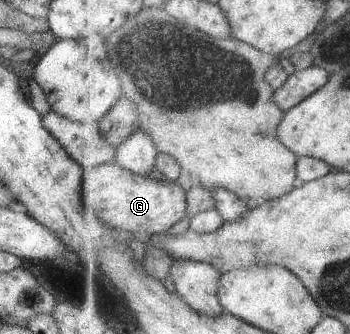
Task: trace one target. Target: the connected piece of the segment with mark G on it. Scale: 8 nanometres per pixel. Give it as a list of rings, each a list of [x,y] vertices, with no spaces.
[[[118,162],[88,167],[83,172],[81,199],[88,214],[97,213],[114,228],[138,237],[154,238],[165,235],[172,226],[189,216],[189,196],[186,188],[170,179],[157,180],[150,175],[139,175]]]

